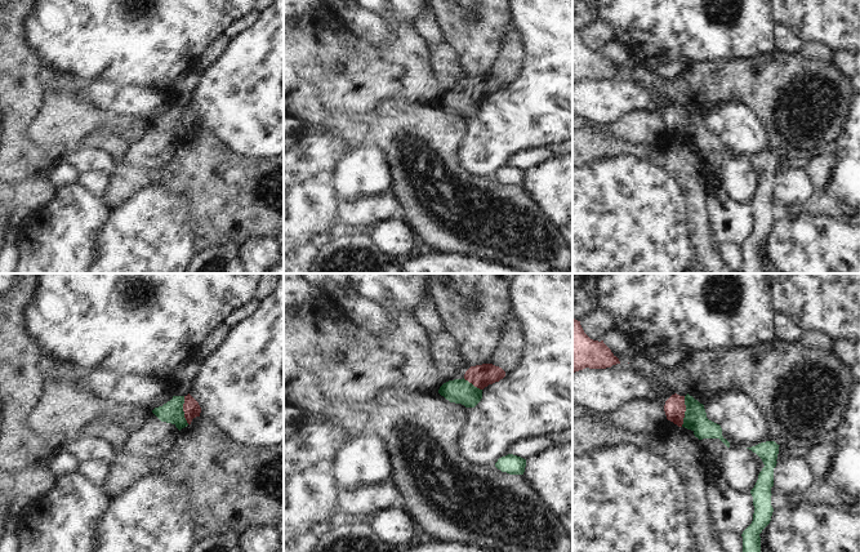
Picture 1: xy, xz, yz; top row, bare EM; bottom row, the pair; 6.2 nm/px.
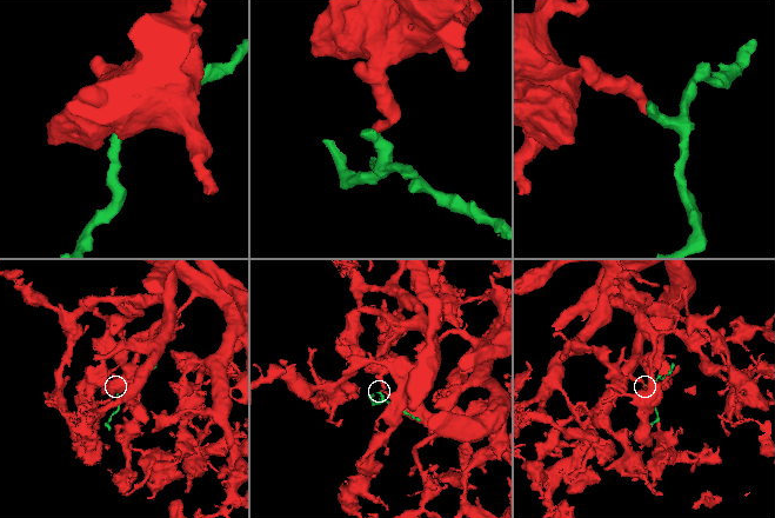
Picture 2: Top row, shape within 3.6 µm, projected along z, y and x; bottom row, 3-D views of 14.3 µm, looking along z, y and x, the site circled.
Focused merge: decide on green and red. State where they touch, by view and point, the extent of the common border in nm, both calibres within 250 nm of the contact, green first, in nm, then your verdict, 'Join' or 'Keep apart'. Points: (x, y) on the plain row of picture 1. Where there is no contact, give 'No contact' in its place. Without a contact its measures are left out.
Touches green at yz (685, 123). Shared border 190 nm. Thickness 140 nm (green) against 140 nm. Keep apart

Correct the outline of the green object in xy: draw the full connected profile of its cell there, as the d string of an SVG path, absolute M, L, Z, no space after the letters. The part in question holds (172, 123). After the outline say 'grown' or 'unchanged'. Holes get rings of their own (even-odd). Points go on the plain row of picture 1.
M173 107L162 117L155 119L152 124L161 132L174 135L179 142L188 137L183 123L184 107Z; unchanged

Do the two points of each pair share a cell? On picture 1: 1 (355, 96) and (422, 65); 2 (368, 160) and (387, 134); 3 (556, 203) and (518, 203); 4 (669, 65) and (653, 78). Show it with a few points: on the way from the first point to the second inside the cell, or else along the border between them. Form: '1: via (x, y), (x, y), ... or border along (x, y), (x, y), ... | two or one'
1: via (371, 79), (379, 71), (405, 65) | one
2: border along (359, 143), (378, 143), (384, 150), (393, 172) | two
3: border along (524, 185), (557, 226) | two
4: border along (637, 65), (642, 65), (665, 78), (682, 75) | two

